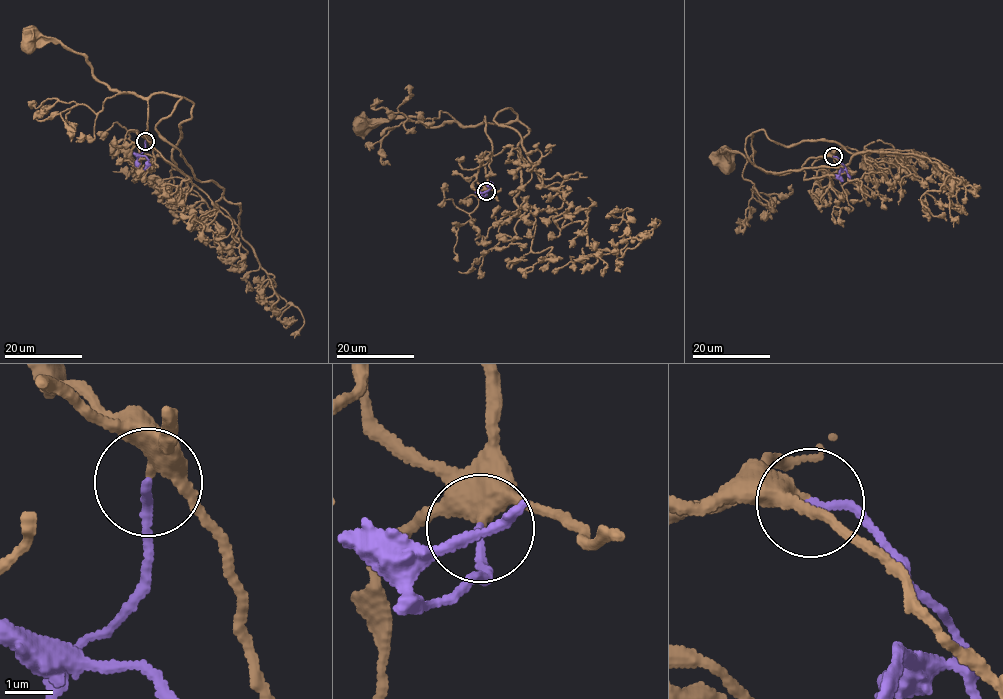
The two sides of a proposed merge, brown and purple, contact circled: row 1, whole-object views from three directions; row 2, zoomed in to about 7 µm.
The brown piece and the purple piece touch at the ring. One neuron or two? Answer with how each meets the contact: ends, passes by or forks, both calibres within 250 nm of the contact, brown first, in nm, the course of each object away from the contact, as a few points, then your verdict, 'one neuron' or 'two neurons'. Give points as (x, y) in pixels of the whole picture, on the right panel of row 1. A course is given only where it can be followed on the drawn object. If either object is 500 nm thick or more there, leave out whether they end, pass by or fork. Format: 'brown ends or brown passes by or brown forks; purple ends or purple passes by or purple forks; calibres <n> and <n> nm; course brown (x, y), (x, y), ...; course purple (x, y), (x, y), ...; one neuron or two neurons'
brown passes by; purple ends; calibres 280 and 170 nm; course brown (833, 155), (811, 157), (800, 170), (779, 175), (754, 164), (754, 151), (747, 162), (726, 149), (720, 154); course purple (833, 156), (845, 167), (840, 170), (842, 181); one neuron

